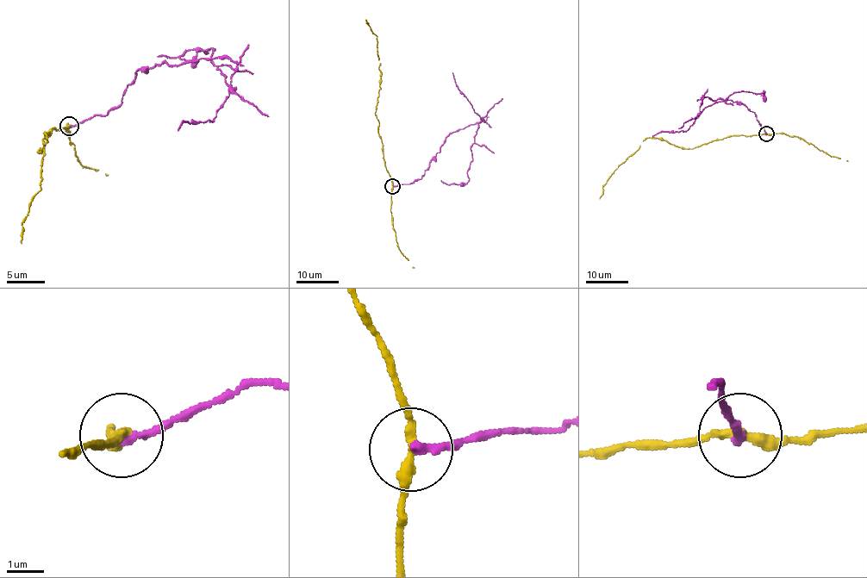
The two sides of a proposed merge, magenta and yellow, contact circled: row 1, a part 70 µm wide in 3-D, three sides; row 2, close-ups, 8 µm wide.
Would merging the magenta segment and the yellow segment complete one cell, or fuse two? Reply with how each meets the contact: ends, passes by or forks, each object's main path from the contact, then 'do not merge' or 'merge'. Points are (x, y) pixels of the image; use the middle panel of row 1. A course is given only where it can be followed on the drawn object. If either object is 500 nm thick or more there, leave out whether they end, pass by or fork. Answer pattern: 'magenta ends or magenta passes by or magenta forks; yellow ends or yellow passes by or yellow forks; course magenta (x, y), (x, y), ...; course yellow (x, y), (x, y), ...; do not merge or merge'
magenta ends; yellow passes by; course magenta (392, 186), (417, 181), (450, 133), (484, 121), (482, 119), (471, 146), (469, 180), (456, 184), (440, 180); course yellow (392, 186), (386, 168), (375, 112), (381, 88), (377, 36), (365, 19); do not merge

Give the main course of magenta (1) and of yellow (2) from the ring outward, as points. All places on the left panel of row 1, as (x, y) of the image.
1: (68, 127), (115, 109), (139, 69), (212, 58), (236, 65), (229, 84), (212, 48), (156, 56)
2: (68, 127), (52, 130), (38, 153), (47, 141), (46, 132), (40, 191), (30, 202), (21, 243)

